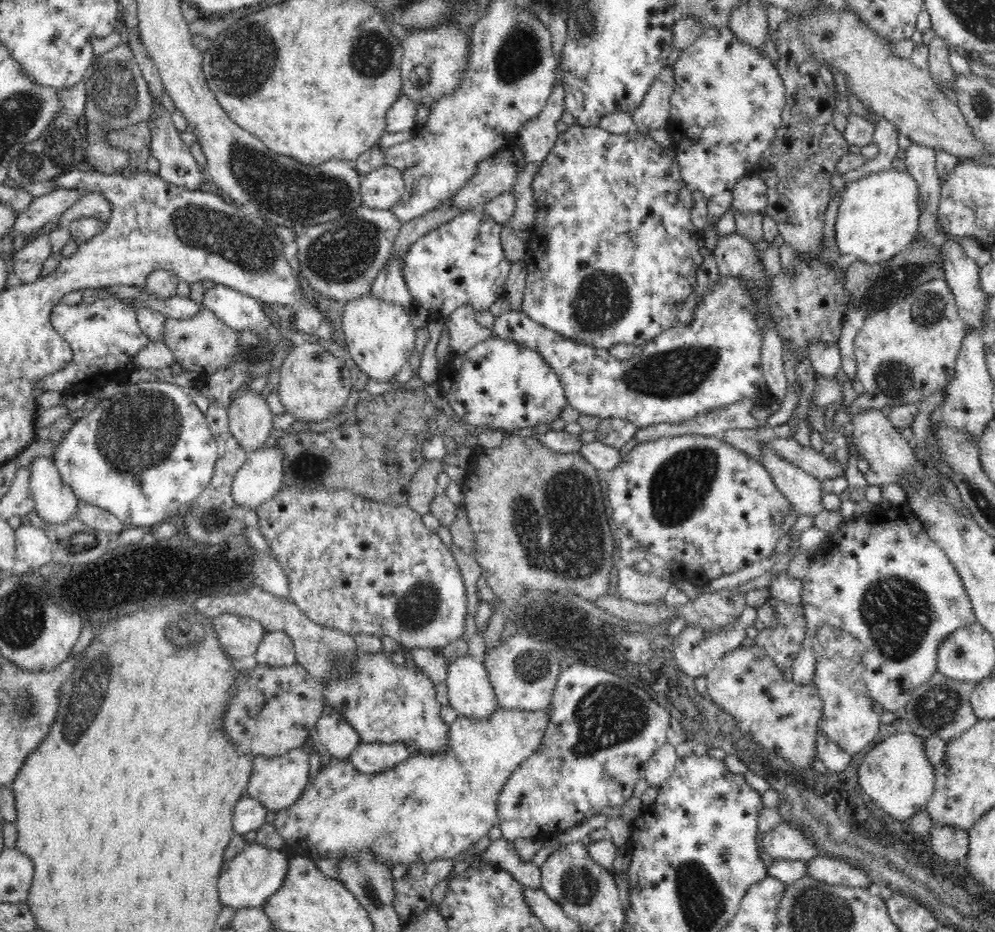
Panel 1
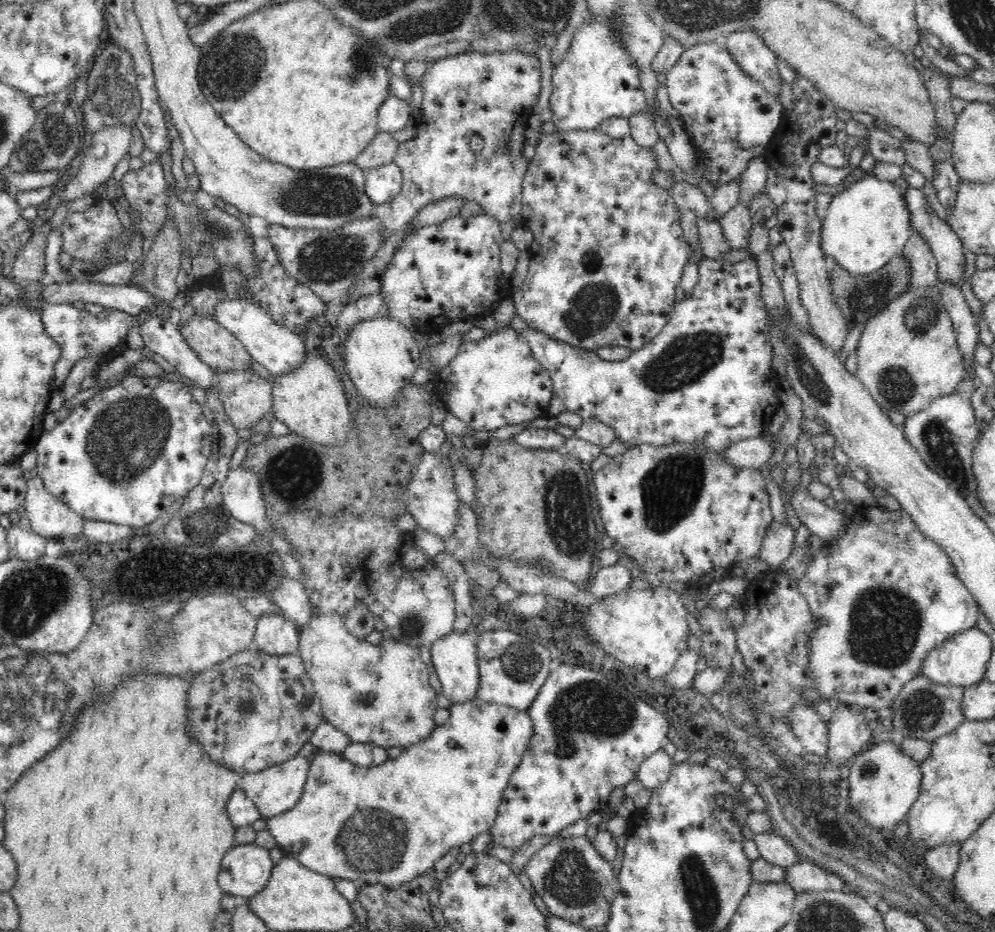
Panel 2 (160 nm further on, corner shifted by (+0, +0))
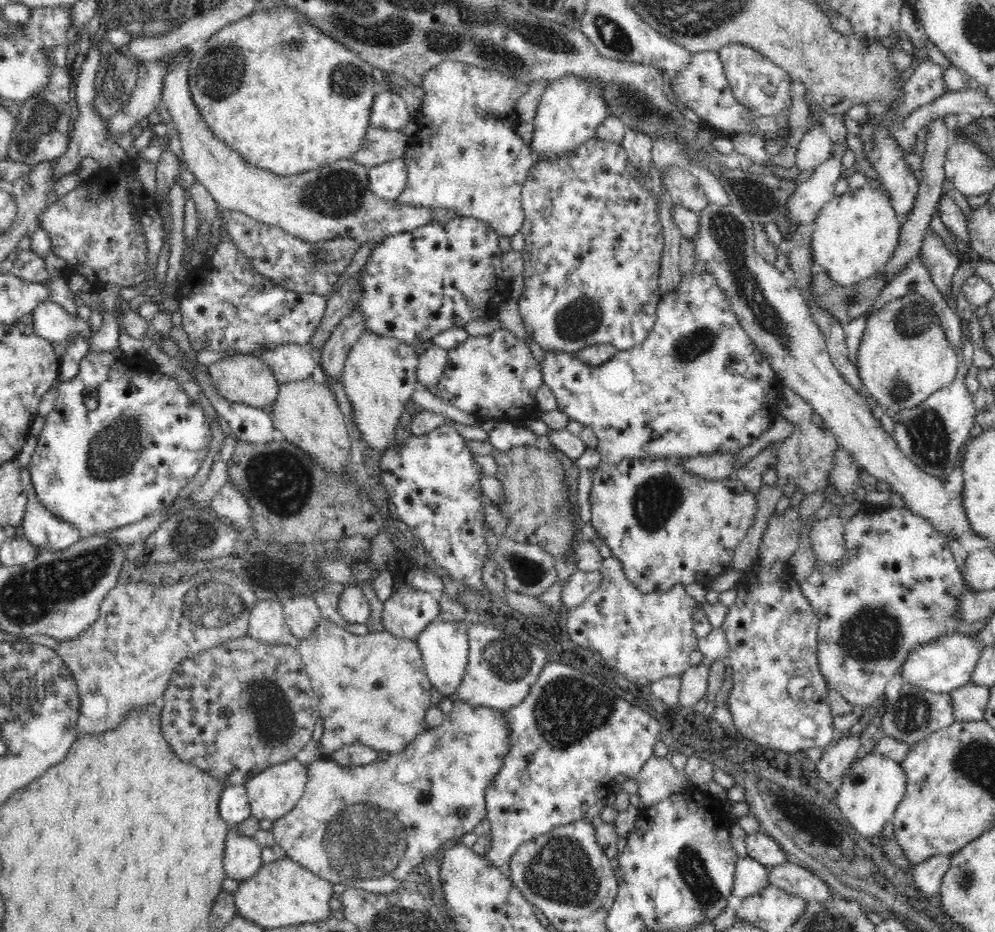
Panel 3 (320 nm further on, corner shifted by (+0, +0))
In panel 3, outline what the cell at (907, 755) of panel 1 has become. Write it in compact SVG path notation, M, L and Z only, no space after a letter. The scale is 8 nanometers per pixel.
M869 753L865 758L857 760L846 772L843 783L837 788L837 806L845 821L854 826L854 831L862 837L878 837L886 822L893 821L896 807L905 795L906 785L907 778L900 763Z

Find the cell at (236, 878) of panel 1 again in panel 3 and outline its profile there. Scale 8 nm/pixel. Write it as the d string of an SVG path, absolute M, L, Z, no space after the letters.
M230 827L230 832L225 842L223 858L224 869L226 869L226 876L239 881L249 879L253 874L256 874L256 871L263 863L261 852L262 847L256 841L254 841L253 838L243 836L242 834L239 834L235 827Z

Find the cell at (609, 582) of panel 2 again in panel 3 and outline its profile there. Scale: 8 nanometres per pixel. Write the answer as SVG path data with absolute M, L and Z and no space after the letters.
M582 570L575 571L565 582L561 592L561 602L569 609L580 606L589 594L600 586L602 577L599 570L586 572Z

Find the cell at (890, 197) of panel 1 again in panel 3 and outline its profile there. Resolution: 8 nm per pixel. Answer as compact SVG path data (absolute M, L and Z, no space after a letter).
M869 186L835 195L818 212L814 223L816 230L811 241L814 264L828 272L832 282L842 287L878 276L900 242L902 224L898 221L890 195Z

